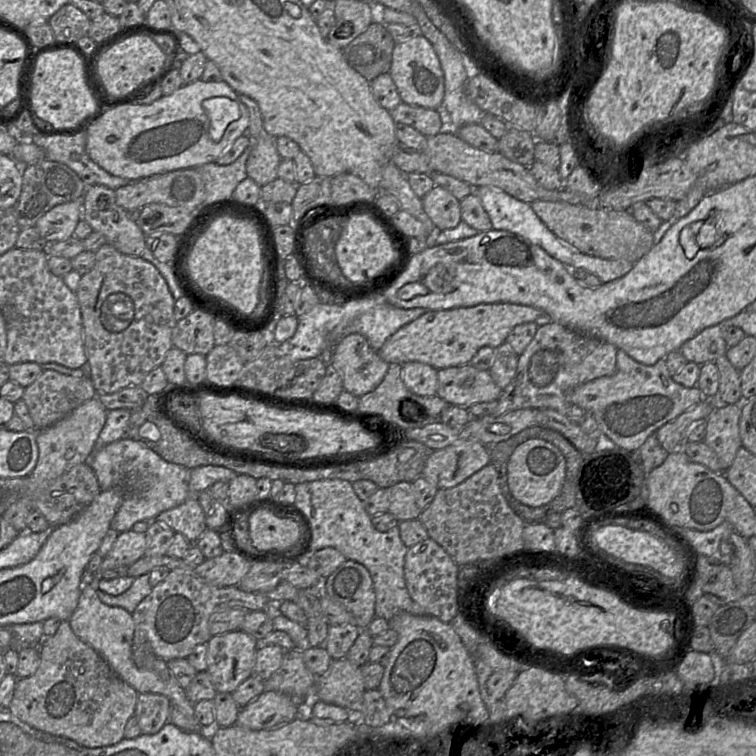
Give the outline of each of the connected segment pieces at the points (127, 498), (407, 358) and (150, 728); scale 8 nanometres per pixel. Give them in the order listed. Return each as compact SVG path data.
M128 437L106 445L96 455L90 453L85 463L95 472L101 491L111 488L123 491L123 501L110 523L110 528L119 533L131 530L136 522L153 521L161 512L180 505L193 495L189 489L191 469L165 461Z
M485 303L472 307L427 311L391 335L378 350L388 363L405 364L417 361L435 369L470 364L477 351L484 347L498 348L512 329L520 324L542 322L546 317L537 308L512 303Z
M139 694L134 717L142 734L152 735L159 732L169 722L172 704L159 694Z

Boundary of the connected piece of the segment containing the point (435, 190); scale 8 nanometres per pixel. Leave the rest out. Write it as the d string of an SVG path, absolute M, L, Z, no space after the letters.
M435 185L422 198L422 205L435 230L454 228L462 221L460 200L444 187Z

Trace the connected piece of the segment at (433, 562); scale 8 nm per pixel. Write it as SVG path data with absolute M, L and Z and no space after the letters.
M430 537L408 548L404 565L406 587L411 598L425 610L425 615L450 623L458 614L462 599L462 595L458 596L458 570L450 555Z

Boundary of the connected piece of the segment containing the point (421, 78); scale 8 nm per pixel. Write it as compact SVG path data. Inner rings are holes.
M419 32L395 44L389 74L400 95L401 102L412 106L441 109L444 97L444 75L431 43Z

